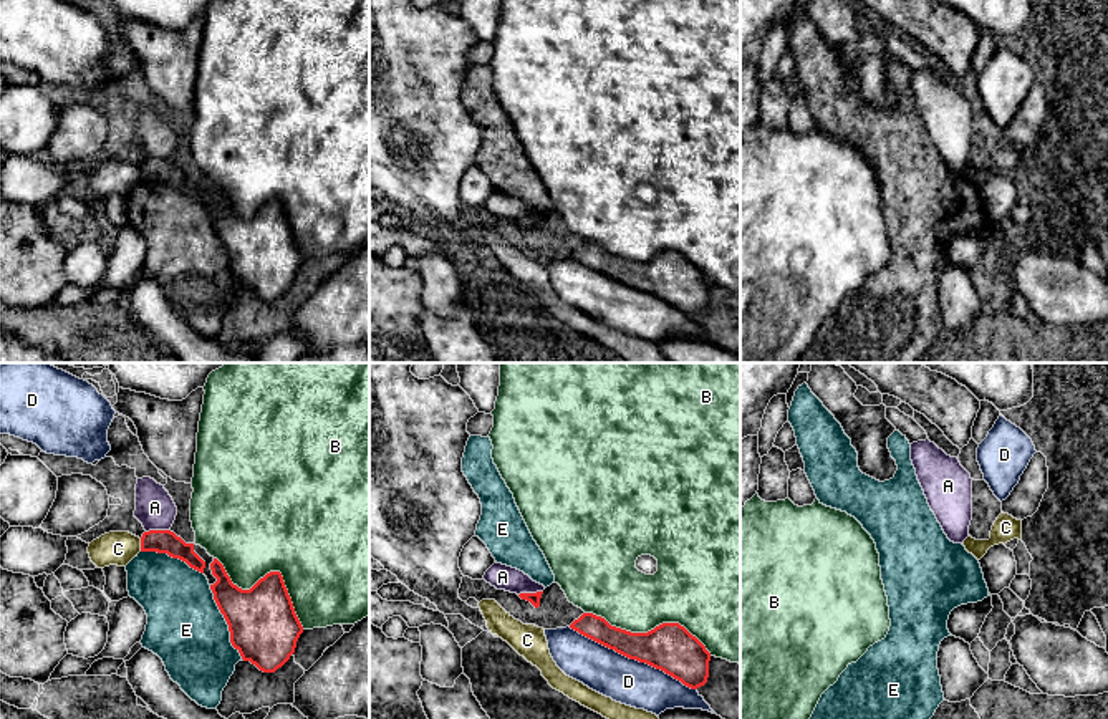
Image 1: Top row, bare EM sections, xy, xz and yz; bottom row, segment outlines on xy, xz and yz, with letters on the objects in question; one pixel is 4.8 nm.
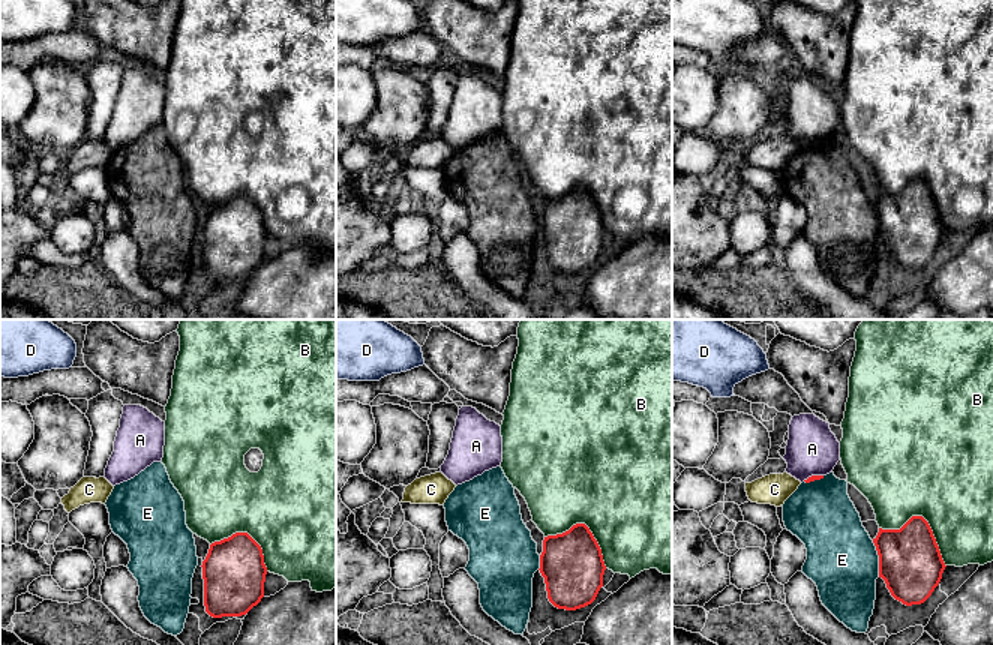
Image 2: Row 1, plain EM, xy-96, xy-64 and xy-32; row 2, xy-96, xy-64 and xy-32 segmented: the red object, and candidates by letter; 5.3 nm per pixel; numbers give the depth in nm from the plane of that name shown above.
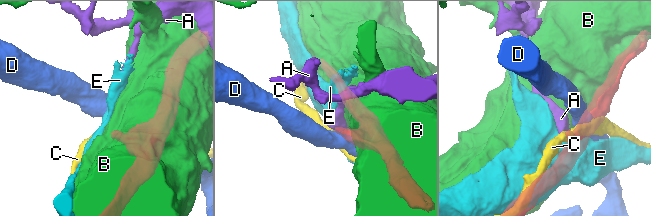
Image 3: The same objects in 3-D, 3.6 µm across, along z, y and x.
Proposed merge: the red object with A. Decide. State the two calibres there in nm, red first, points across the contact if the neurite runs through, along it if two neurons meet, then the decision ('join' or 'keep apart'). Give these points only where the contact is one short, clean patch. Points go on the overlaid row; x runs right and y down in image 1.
110/190 nm | along xy (169, 529), (149, 529), (146, 532) | keep apart

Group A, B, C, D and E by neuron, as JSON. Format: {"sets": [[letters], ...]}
{"sets": [["A"], ["B"], ["C"], ["D"], ["E"]]}

